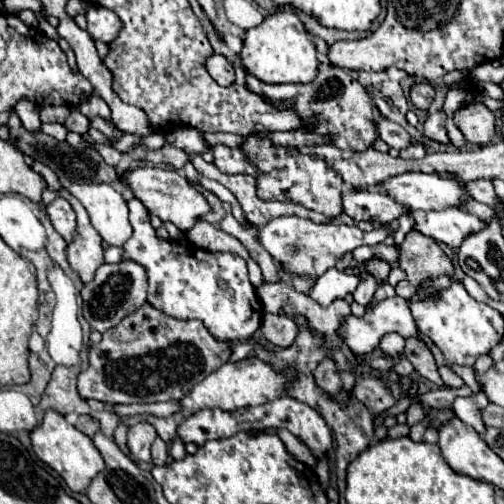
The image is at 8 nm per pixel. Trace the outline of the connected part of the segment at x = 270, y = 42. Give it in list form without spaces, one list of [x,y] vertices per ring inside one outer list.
[[[277,11],[243,37],[243,49],[239,59],[251,75],[263,83],[311,83],[317,75],[317,51],[311,35],[293,11]]]

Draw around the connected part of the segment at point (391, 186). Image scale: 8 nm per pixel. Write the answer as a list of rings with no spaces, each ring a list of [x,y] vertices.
[[[399,173],[379,183],[379,187],[395,199],[395,203],[407,207],[409,211],[437,211],[447,207],[457,207],[467,197],[463,183],[447,179],[447,175],[427,175],[427,173]]]

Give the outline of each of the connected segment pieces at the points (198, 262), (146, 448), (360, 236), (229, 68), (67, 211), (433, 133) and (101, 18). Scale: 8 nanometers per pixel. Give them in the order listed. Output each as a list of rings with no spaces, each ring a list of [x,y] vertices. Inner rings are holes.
[[[139,199],[129,201],[129,223],[133,227],[131,239],[123,245],[123,259],[141,265],[147,271],[147,303],[175,319],[199,319],[207,331],[225,343],[245,341],[259,327],[263,307],[255,287],[247,275],[247,263],[233,253],[211,253],[197,249],[187,241],[159,239],[149,223],[149,215]]]
[[[137,423],[129,427],[127,433],[127,447],[131,451],[133,461],[137,463],[151,463],[151,445],[157,433],[149,423]]]
[[[277,217],[271,219],[257,231],[257,241],[271,253],[271,257],[281,263],[287,271],[297,275],[313,275],[321,277],[327,269],[335,267],[337,259],[345,253],[361,247],[361,245],[377,245],[383,241],[383,231],[373,229],[369,233],[361,231],[357,225],[335,225],[329,223],[313,223],[309,219],[299,217]]]
[[[211,55],[211,59],[207,59],[207,71],[223,87],[229,87],[235,81],[233,65],[223,55]]]
[[[57,197],[51,205],[47,205],[47,215],[51,217],[53,227],[61,233],[61,237],[71,243],[75,233],[77,233],[77,221],[75,221],[75,211],[67,203],[67,199]]]
[[[437,111],[437,113],[429,115],[425,121],[425,137],[449,145],[449,137],[445,131],[445,119],[447,119],[445,111]]]
[[[91,5],[87,9],[87,33],[93,41],[111,43],[111,39],[119,35],[119,17],[105,7]]]

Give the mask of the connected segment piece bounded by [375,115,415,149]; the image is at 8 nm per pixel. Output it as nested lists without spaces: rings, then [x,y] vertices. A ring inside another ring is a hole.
[[[379,115],[379,117],[375,119],[375,123],[377,123],[377,129],[379,129],[381,139],[383,139],[389,147],[393,147],[393,149],[405,149],[405,147],[409,147],[411,143],[415,143],[415,139],[413,139],[401,125],[397,125],[397,123],[389,121],[389,119],[385,119],[385,117]]]

